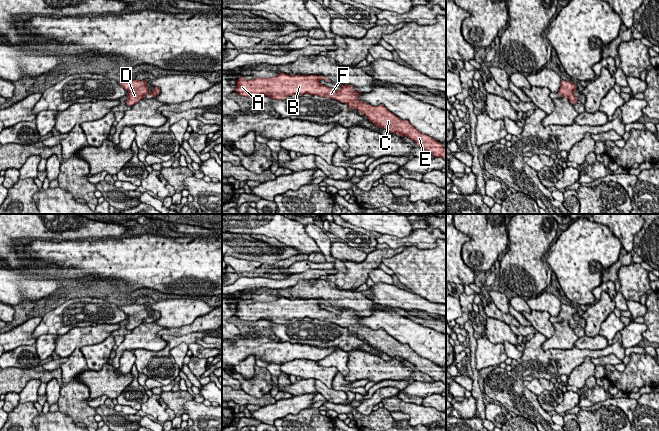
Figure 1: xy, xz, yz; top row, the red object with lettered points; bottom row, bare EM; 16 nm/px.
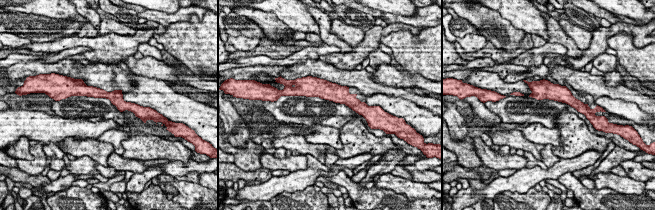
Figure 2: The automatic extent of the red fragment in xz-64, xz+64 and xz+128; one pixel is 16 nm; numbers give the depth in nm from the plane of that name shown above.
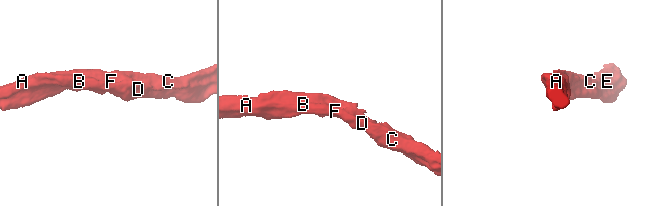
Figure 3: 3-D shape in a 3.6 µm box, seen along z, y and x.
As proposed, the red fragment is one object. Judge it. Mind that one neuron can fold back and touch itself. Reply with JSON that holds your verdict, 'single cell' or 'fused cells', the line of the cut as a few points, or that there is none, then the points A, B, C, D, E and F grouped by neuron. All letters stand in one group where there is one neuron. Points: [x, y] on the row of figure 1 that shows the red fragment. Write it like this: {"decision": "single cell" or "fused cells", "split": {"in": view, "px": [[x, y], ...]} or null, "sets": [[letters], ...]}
{"decision": "single cell", "split": null, "sets": [["A", "B", "C", "D", "E", "F"]]}

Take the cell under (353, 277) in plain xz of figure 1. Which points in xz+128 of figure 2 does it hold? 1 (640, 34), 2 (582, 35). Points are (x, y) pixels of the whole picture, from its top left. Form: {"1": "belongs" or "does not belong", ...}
{"1": "belongs", "2": "does not belong"}

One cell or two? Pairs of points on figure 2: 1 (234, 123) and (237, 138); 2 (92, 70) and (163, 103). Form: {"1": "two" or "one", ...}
{"1": "one", "2": "two"}

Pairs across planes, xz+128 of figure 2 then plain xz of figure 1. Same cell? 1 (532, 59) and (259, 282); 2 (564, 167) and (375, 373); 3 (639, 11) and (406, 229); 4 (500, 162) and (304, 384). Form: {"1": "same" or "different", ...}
{"1": "same", "2": "different", "3": "same", "4": "same"}

